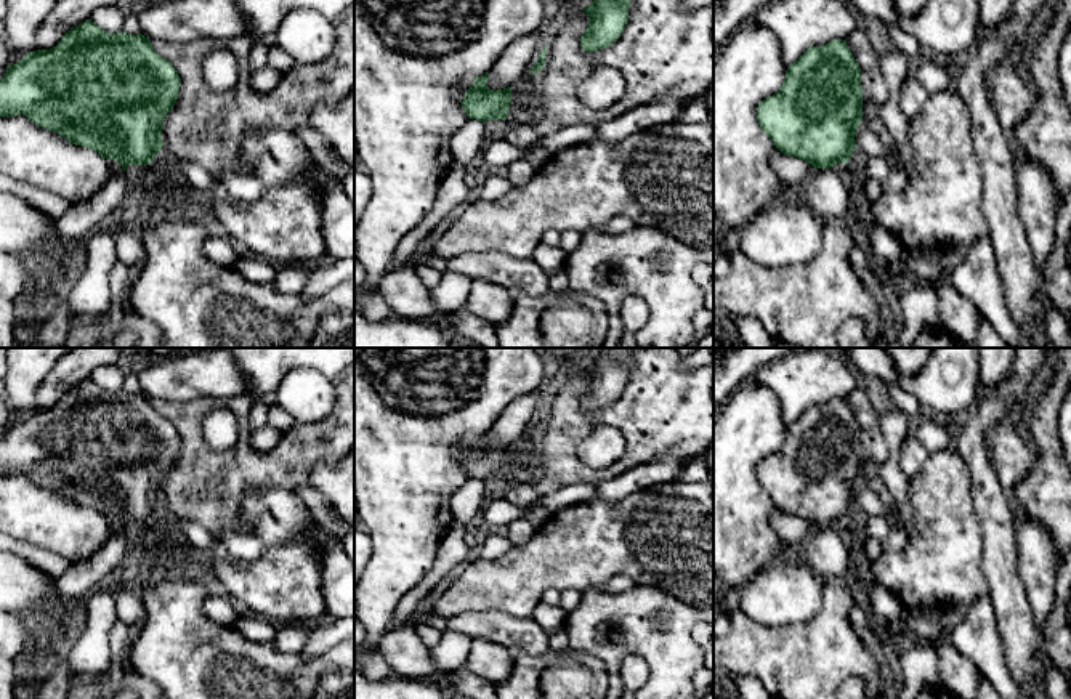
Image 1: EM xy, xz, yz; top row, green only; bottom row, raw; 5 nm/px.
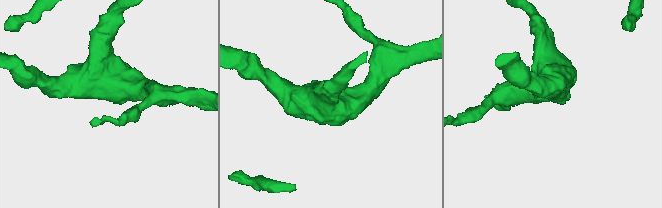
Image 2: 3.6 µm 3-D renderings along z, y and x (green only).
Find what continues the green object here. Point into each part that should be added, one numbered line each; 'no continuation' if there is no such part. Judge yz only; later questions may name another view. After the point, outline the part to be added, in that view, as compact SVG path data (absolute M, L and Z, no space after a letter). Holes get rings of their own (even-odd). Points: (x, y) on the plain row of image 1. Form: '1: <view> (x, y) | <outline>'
1: yz (858, 521) | M859 507L853 510L851 518L848 519L848 526L855 529L858 547L864 547L869 539L867 515Z

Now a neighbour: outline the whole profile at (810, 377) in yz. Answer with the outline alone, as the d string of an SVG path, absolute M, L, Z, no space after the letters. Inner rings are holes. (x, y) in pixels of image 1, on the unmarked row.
M824 348L790 351L762 367L752 380L778 396L781 417L787 426L810 406L847 399L858 386L858 374L851 364Z

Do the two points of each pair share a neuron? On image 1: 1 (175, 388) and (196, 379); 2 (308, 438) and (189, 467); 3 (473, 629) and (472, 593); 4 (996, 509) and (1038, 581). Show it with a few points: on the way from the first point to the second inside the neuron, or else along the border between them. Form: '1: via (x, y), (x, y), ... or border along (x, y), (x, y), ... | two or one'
1: via (180, 385), (191, 379) | one
2: via (279, 467), (218, 467) | one
3: border along (509, 613), (462, 611), (448, 619) | two
4: border along (1010, 509), (1014, 515), (1017, 569), (1023, 582) | two

